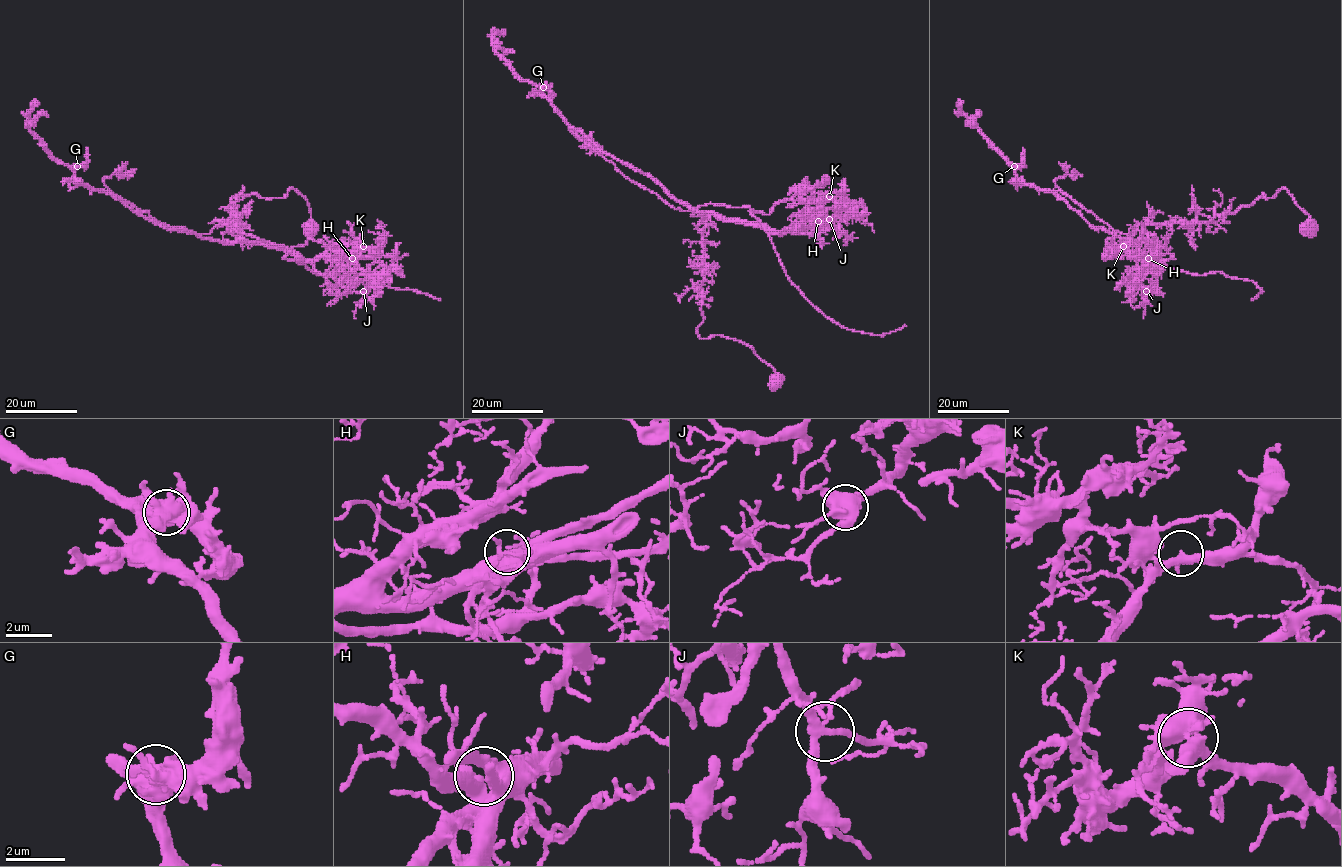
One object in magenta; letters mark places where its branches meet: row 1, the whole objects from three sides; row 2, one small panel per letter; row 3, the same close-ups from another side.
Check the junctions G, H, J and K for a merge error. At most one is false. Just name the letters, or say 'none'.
K

